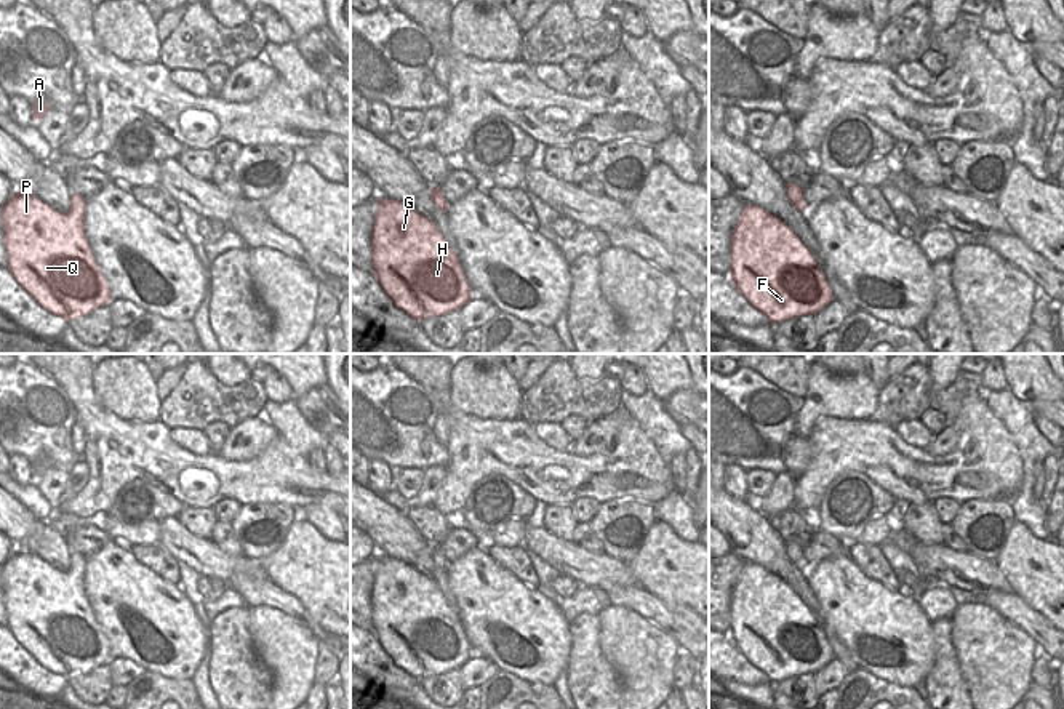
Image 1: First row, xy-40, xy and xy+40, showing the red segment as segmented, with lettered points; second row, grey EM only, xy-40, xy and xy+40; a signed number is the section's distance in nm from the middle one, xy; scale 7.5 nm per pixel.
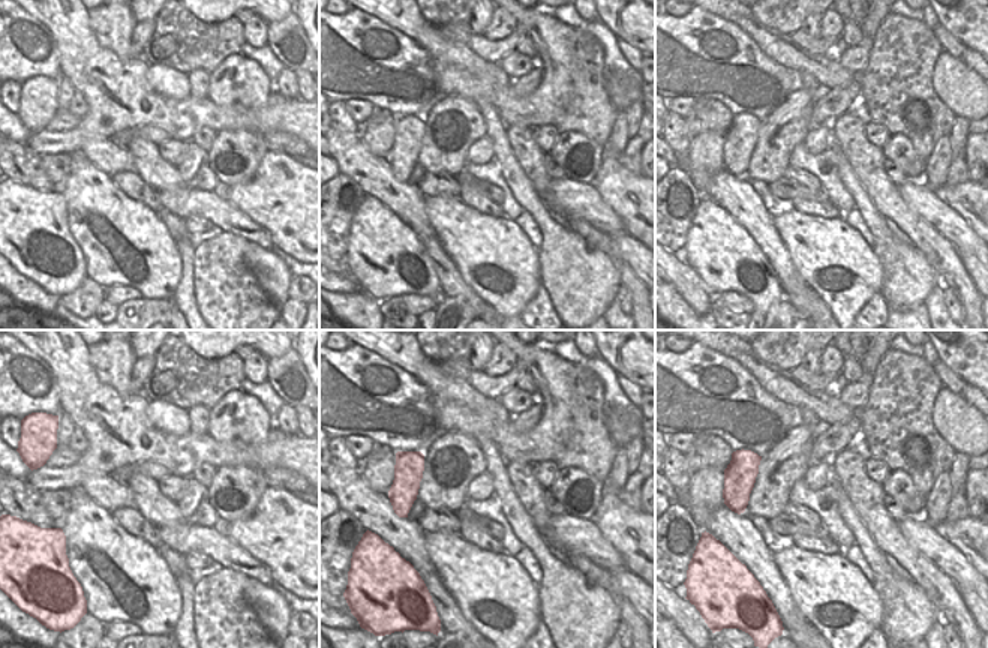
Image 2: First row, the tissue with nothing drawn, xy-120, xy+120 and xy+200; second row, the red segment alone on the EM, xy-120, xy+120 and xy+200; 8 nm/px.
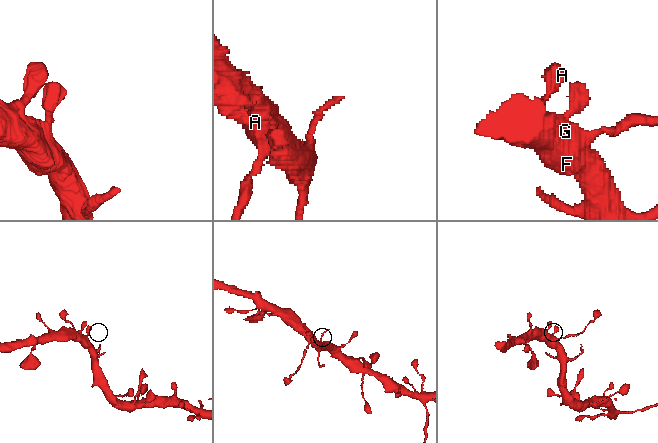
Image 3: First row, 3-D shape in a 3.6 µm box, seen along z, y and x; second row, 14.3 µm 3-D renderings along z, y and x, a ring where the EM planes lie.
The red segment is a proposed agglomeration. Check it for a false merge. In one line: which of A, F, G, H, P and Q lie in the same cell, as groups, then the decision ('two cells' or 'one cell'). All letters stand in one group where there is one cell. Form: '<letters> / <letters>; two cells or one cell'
A F G H P Q; one cell

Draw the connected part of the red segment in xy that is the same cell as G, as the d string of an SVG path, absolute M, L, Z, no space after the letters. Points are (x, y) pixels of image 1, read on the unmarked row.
M378 559L371 619L386 655L418 680L459 669L472 658L458 611L430 578L398 559Z

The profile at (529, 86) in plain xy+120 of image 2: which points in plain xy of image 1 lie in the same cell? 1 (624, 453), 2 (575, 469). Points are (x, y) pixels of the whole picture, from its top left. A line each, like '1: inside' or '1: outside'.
1: outside
2: outside

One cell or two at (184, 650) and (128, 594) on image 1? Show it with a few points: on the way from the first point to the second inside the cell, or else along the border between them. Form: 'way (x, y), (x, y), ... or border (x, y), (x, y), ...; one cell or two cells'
way (178, 634), (173, 629), (164, 629), (144, 610); one cell

